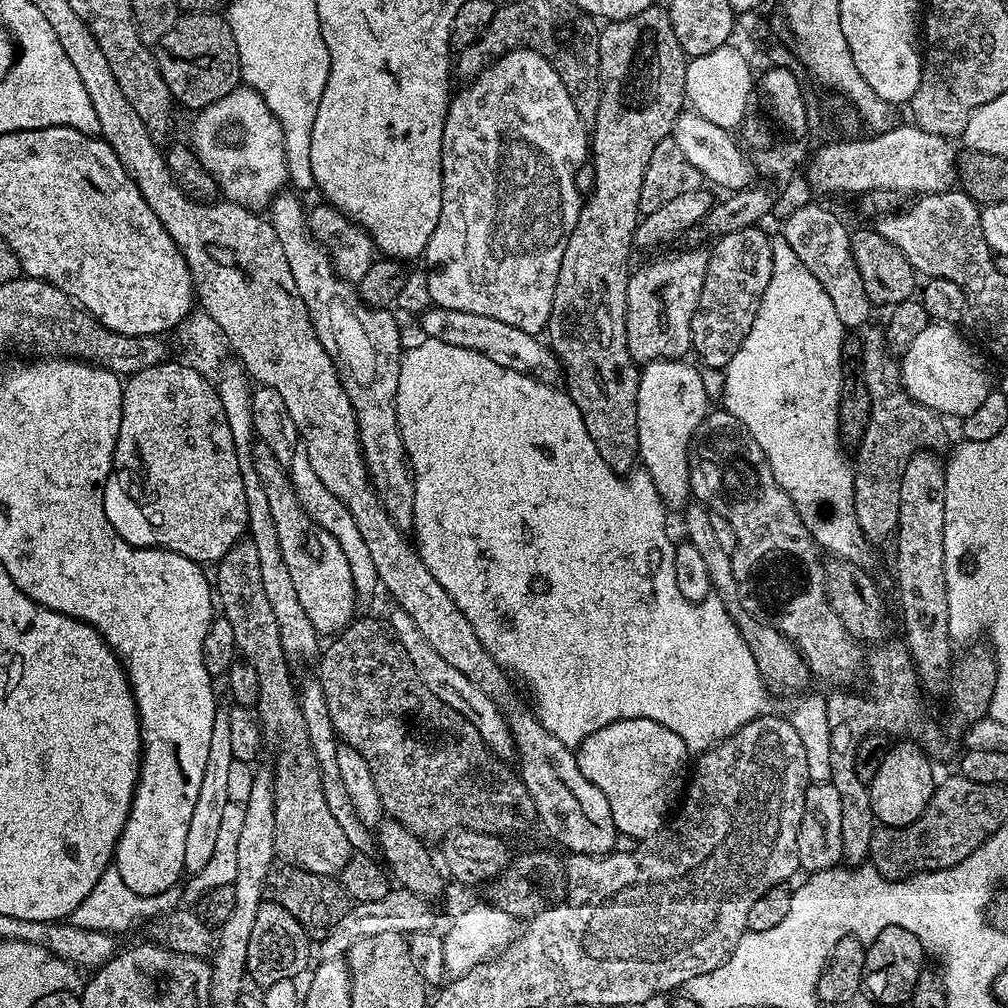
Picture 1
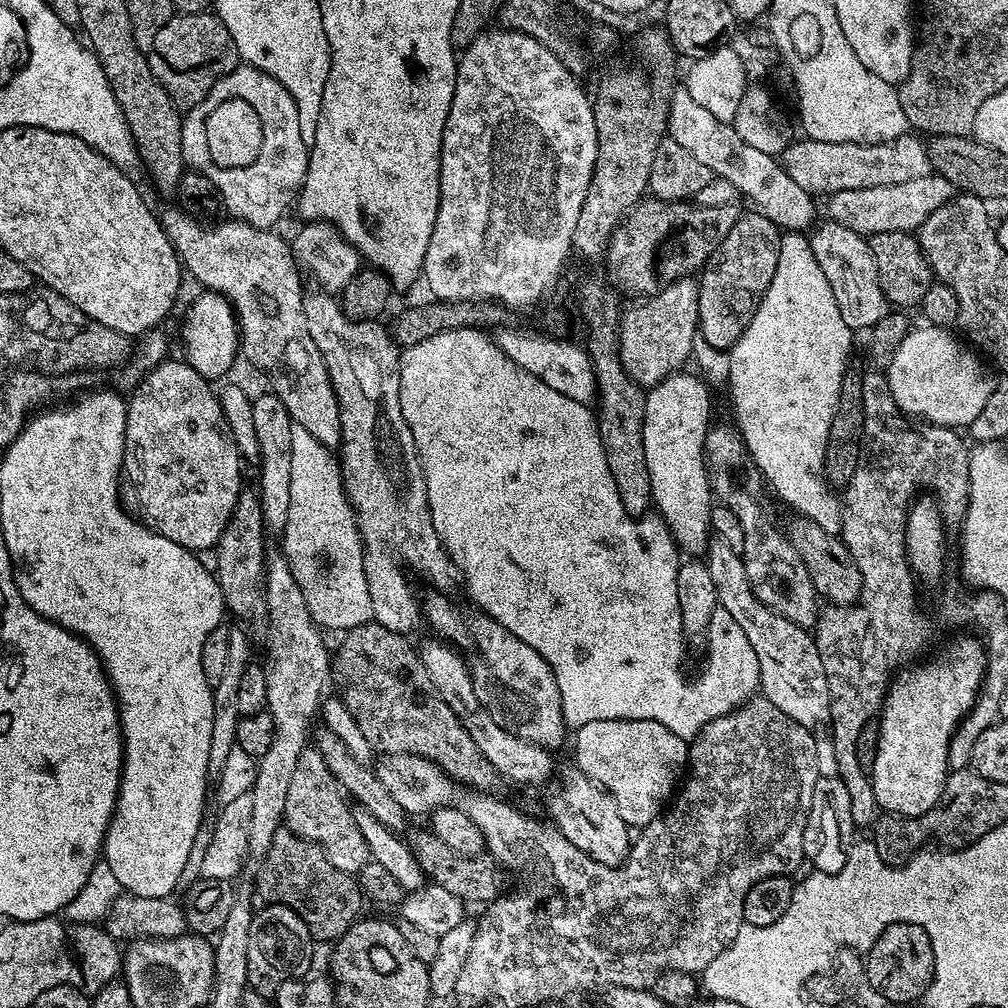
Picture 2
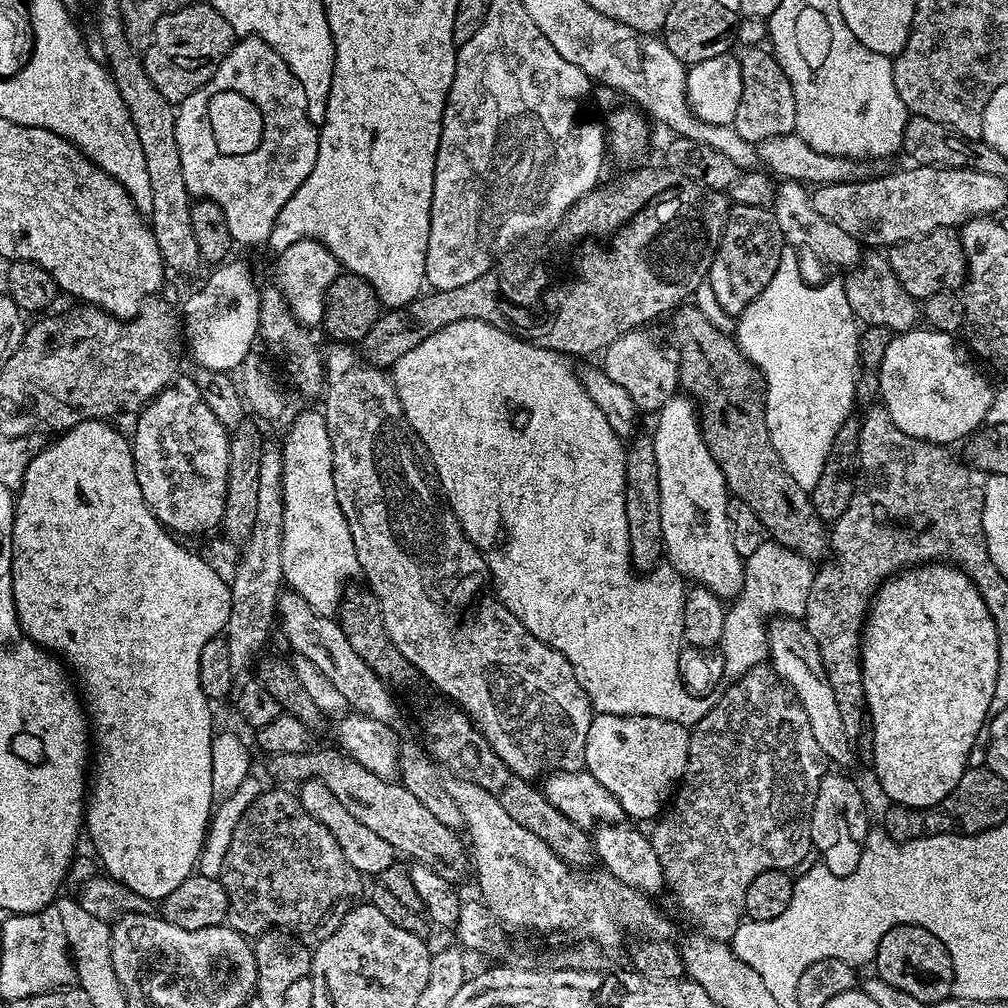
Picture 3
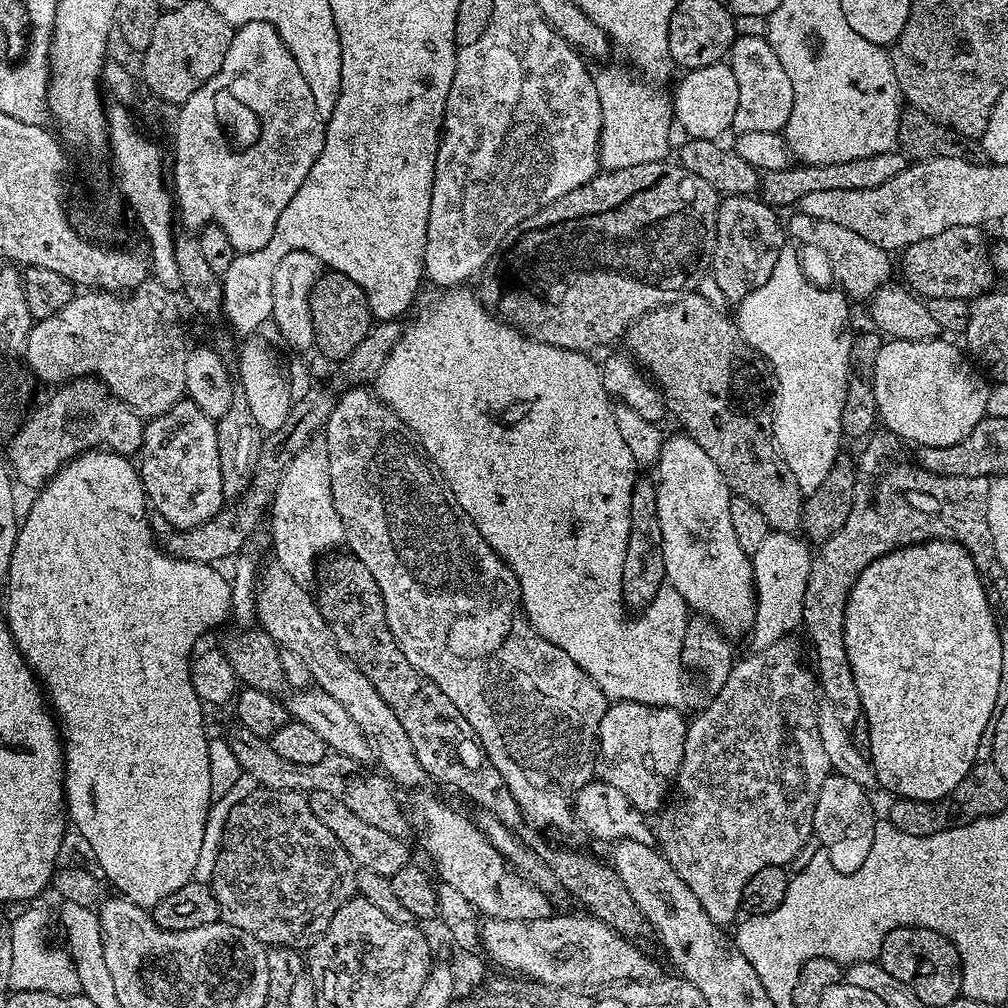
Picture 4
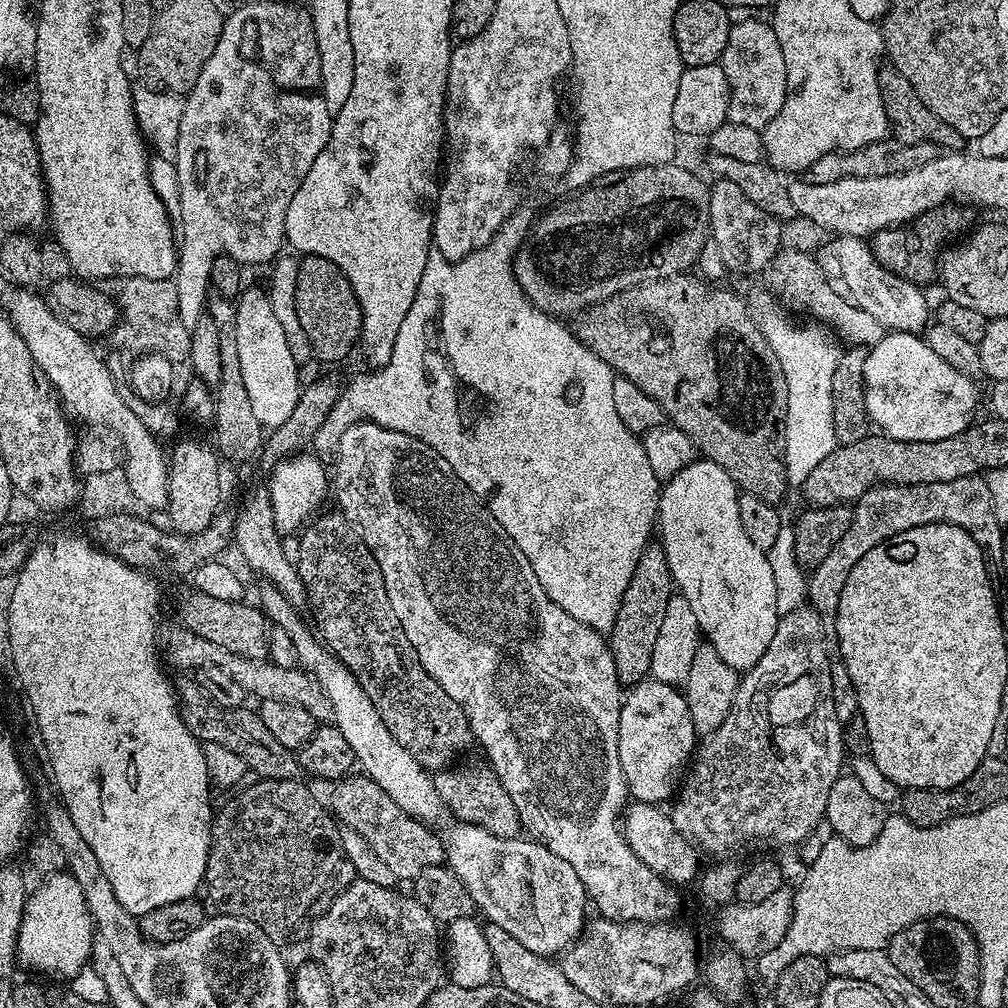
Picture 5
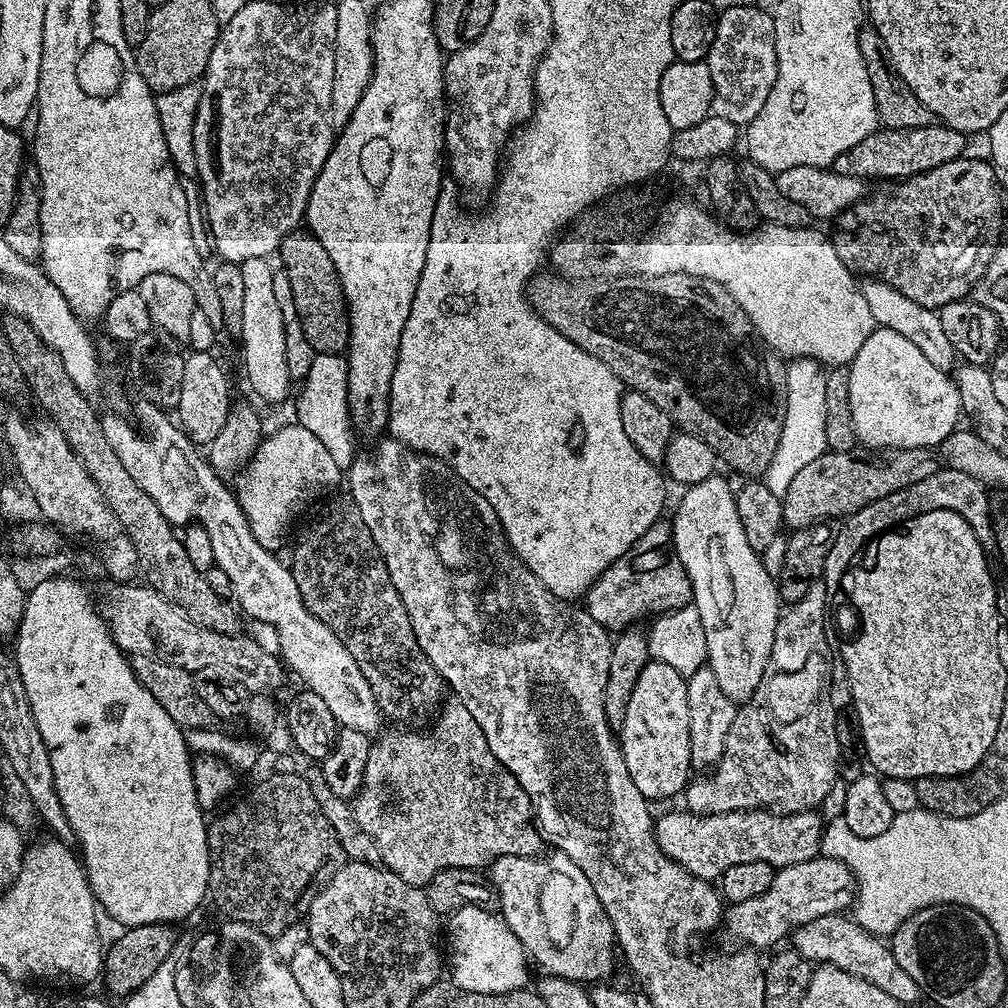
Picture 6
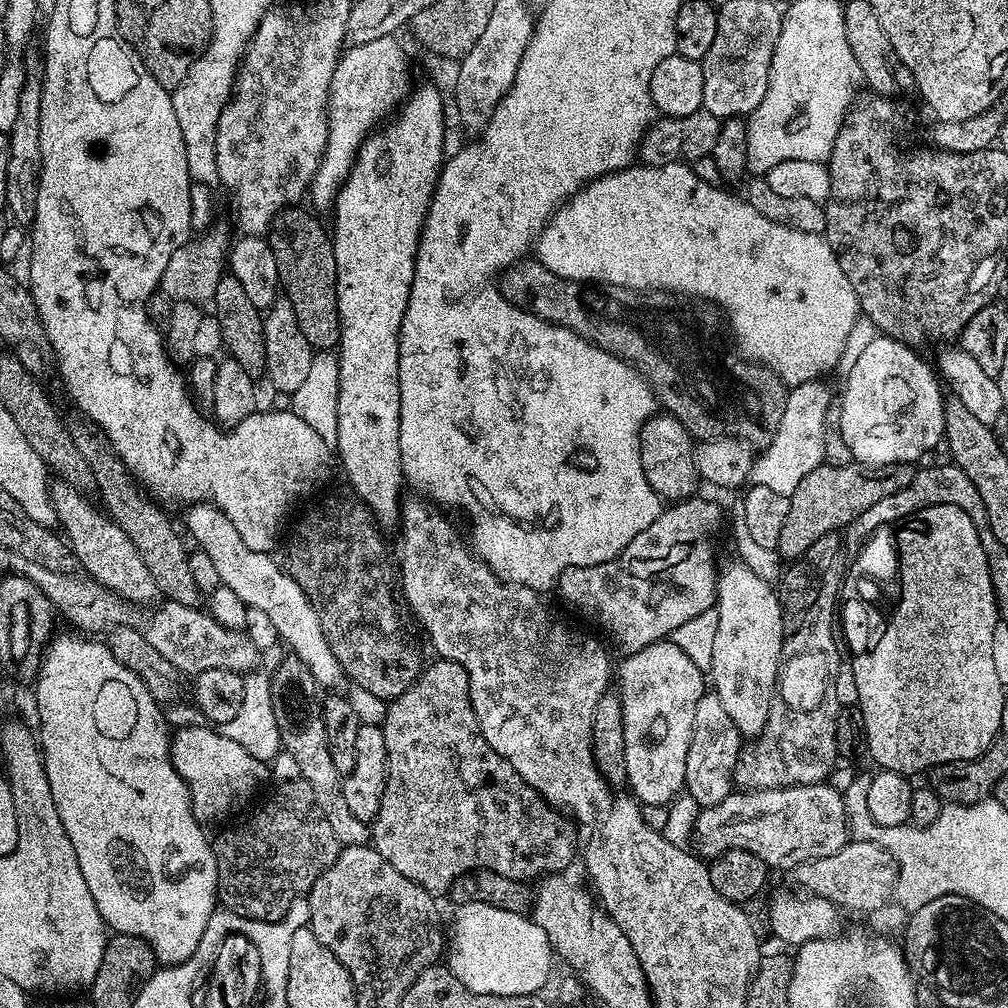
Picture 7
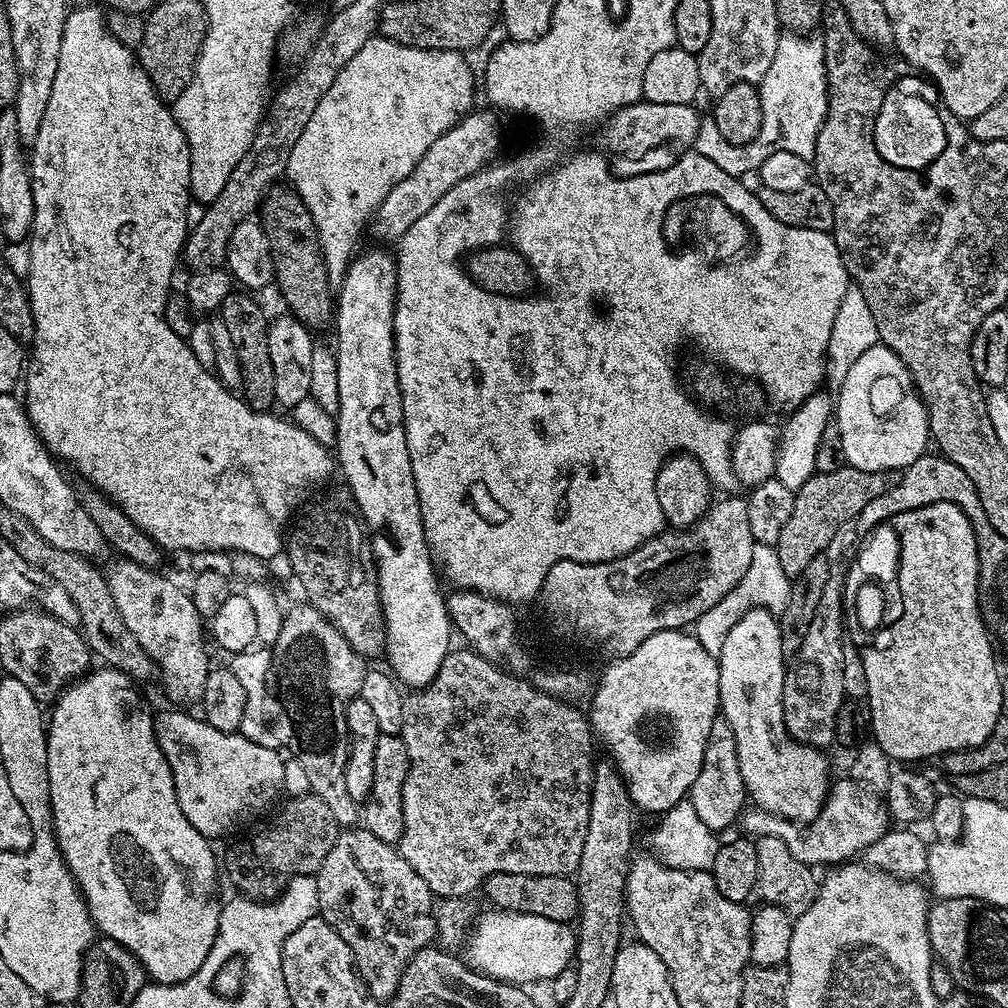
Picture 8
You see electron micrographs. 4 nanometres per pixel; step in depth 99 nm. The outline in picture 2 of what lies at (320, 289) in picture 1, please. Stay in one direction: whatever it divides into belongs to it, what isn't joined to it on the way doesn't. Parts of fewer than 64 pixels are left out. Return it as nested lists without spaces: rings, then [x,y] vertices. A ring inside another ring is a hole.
[[[323,290],[309,291],[304,297],[304,309],[306,310],[306,326],[310,330],[310,338],[314,338],[314,346],[318,346],[318,350],[322,354],[322,358],[328,367],[330,374],[330,382],[334,386],[334,394],[338,398],[338,406],[340,407],[340,447],[338,449],[339,466],[342,469],[343,484],[345,494],[348,496],[349,503],[352,504],[353,510],[356,511],[356,521],[358,522],[358,530],[360,537],[364,543],[364,569],[366,570],[366,582],[370,586],[370,602],[372,603],[372,615],[375,623],[386,626],[386,630],[394,630],[405,634],[412,634],[419,624],[422,624],[422,604],[419,599],[412,597],[412,592],[408,589],[408,584],[404,581],[404,572],[400,569],[400,563],[405,560],[410,567],[416,572],[421,572],[428,580],[433,580],[433,585],[444,586],[448,580],[448,575],[453,575],[454,565],[452,559],[448,556],[448,552],[444,549],[444,544],[438,538],[438,534],[434,530],[434,522],[432,515],[428,509],[428,491],[426,490],[426,478],[424,471],[420,465],[420,455],[414,446],[414,434],[410,434],[410,426],[406,426],[406,418],[402,414],[402,402],[400,401],[400,354],[401,349],[392,337],[391,331],[387,327],[383,328],[383,323],[374,320],[351,320],[344,313],[340,306],[340,301],[331,292]]]

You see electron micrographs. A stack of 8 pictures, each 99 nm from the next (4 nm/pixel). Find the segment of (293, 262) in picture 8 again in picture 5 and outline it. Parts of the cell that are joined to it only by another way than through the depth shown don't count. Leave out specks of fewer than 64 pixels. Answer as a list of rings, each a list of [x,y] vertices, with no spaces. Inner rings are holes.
[[[304,256],[298,266],[298,286],[294,290],[294,310],[298,310],[298,322],[310,338],[313,357],[318,361],[336,364],[353,351],[357,351],[362,330],[362,310],[358,298],[342,270],[321,256]]]

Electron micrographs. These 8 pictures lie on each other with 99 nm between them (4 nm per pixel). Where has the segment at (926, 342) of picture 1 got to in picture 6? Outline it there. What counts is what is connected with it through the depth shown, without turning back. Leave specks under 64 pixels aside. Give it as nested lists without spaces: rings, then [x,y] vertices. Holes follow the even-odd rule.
[[[876,327],[870,334],[870,338],[866,338],[866,342],[862,342],[862,350],[858,350],[858,354],[852,359],[851,364],[847,365],[850,374],[850,414],[854,418],[854,430],[856,431],[857,441],[865,449],[879,450],[882,448],[930,448],[935,449],[937,446],[943,445],[945,438],[954,431],[957,431],[956,424],[962,417],[962,409],[960,406],[960,391],[956,388],[955,379],[945,369],[934,366],[934,362],[929,362],[922,355],[922,350],[918,350],[918,346],[914,346],[914,342],[902,338],[902,334],[896,333],[889,328]]]

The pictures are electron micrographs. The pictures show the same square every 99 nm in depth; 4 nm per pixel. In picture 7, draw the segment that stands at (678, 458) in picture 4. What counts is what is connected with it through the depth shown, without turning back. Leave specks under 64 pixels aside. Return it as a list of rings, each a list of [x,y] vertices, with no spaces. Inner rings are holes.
[[[743,566],[728,568],[725,572],[723,569],[716,586],[716,633],[710,684],[744,738],[756,738],[763,733],[773,711],[772,700],[774,704],[778,692],[786,625],[777,589],[772,587],[769,581]]]

